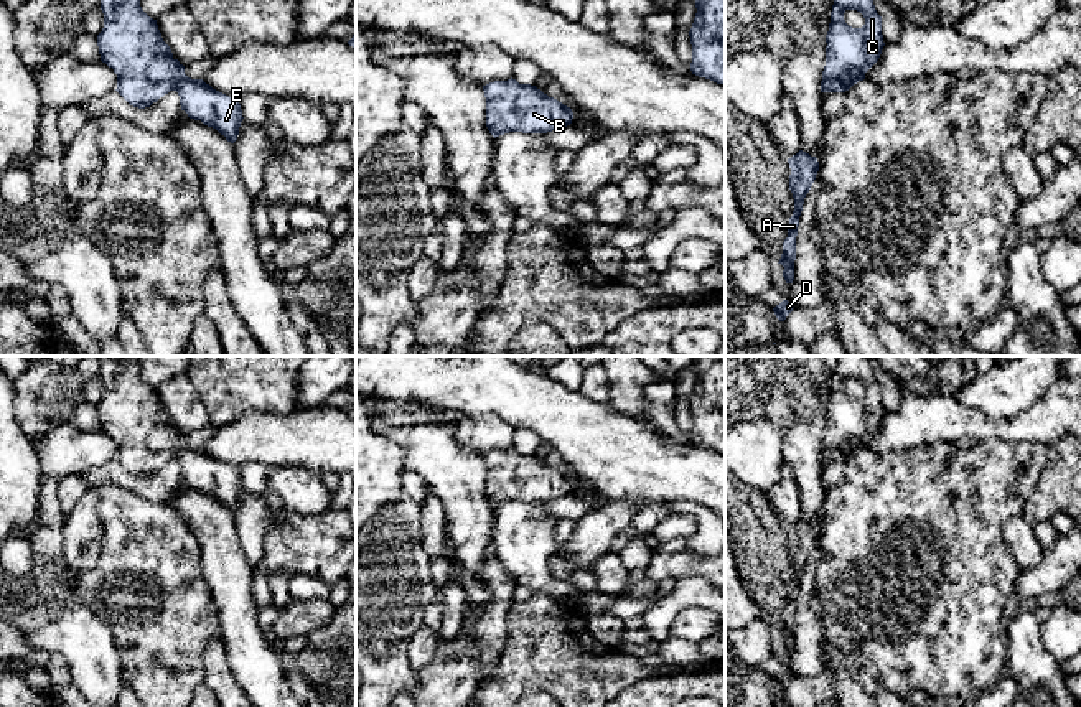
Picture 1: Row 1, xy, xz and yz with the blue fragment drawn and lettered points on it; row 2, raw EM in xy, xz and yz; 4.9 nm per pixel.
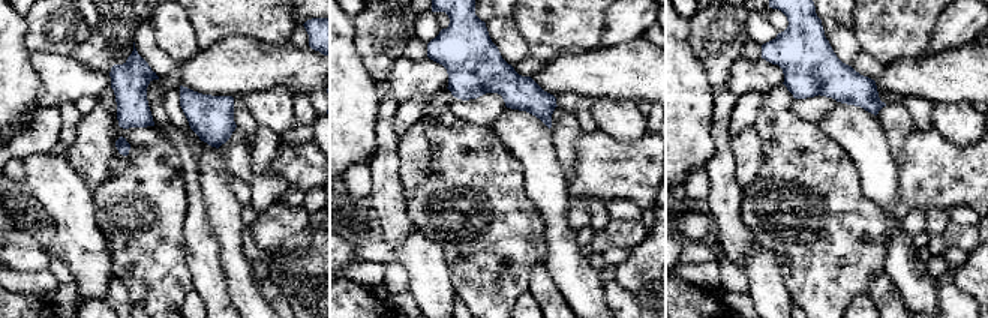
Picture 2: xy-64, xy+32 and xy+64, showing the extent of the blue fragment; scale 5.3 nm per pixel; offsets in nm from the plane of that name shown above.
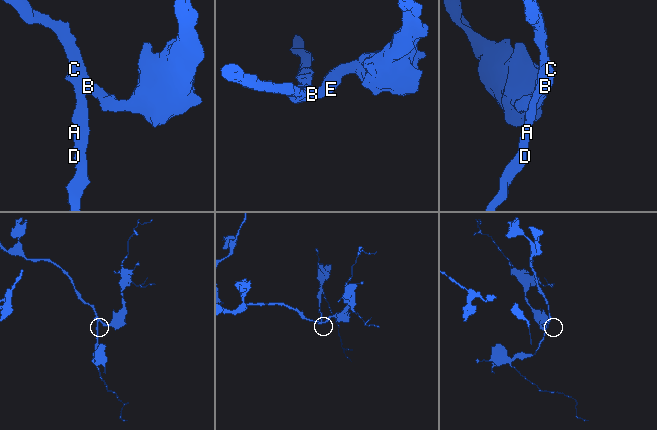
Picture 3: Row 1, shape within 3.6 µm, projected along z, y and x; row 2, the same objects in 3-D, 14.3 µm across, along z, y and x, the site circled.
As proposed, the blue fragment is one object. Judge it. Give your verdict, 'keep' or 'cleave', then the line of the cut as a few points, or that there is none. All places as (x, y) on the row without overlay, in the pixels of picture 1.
keep | no cut

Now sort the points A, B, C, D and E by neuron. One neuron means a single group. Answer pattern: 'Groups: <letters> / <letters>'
Groups: A B C D E

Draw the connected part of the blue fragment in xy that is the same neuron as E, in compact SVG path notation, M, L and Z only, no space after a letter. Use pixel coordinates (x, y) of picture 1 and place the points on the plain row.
M97 356L104 397L97 404L101 430L117 443L117 461L133 476L145 478L170 460L180 465L190 488L216 498L234 513L242 491L239 468L203 448L191 448L163 410L157 389L140 376L138 356Z

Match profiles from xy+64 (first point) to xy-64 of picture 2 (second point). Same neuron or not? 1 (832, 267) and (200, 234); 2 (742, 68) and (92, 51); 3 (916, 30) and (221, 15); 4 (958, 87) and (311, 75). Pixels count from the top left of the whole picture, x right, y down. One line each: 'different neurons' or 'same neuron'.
1: different neurons
2: different neurons
3: same neuron
4: same neuron

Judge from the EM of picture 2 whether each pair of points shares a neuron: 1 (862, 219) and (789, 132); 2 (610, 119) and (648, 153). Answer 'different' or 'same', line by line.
1: same
2: different

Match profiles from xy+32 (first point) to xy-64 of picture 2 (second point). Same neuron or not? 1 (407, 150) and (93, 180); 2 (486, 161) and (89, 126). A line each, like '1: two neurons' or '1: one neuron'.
1: one neuron
2: two neurons

